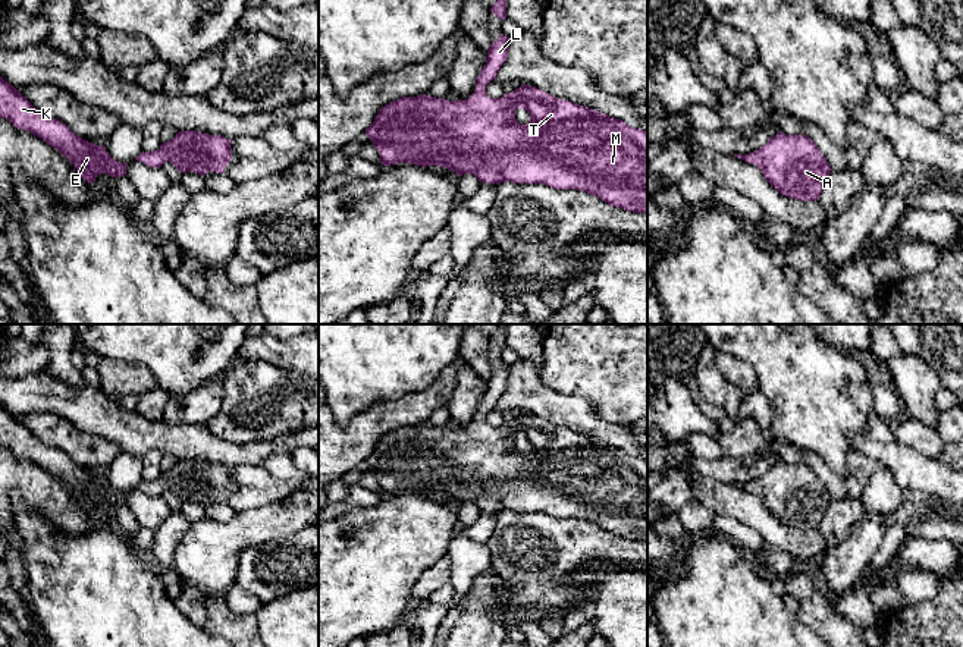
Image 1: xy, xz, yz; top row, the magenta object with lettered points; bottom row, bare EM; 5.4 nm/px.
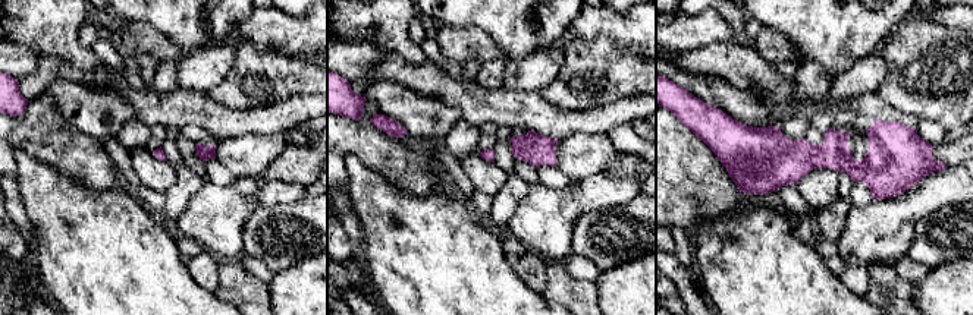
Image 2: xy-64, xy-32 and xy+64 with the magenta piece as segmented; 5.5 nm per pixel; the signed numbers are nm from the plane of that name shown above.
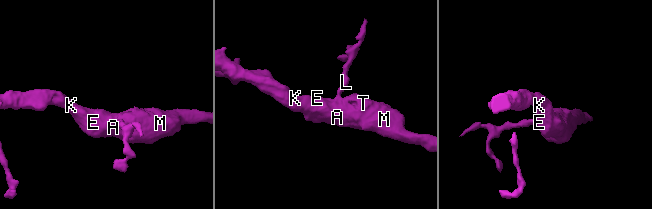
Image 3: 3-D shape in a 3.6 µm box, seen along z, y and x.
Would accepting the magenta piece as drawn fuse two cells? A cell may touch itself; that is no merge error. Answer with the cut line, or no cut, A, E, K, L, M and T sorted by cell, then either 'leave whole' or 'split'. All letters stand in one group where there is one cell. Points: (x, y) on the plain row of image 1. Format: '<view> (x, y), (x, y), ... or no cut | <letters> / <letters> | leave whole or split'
no cut | A E K L M T | leave whole

